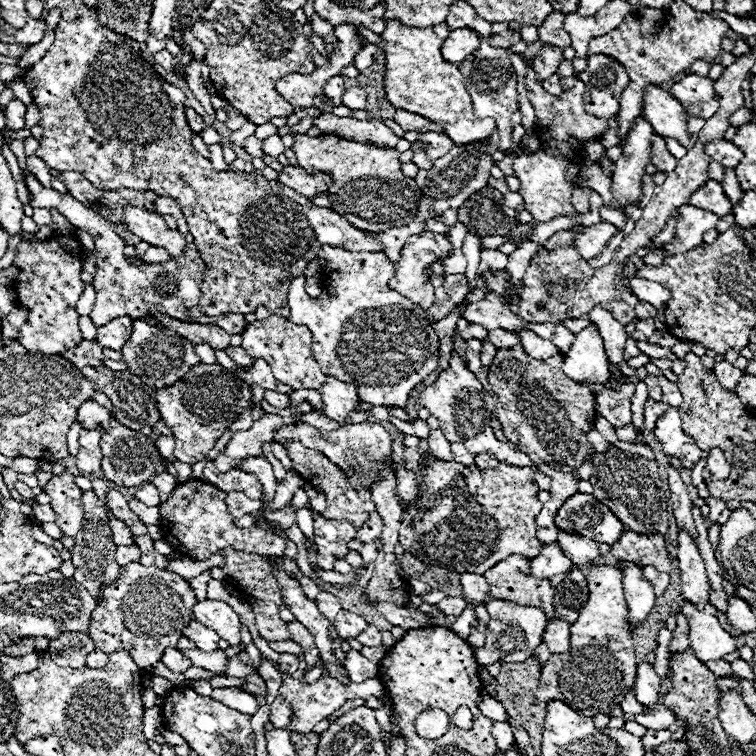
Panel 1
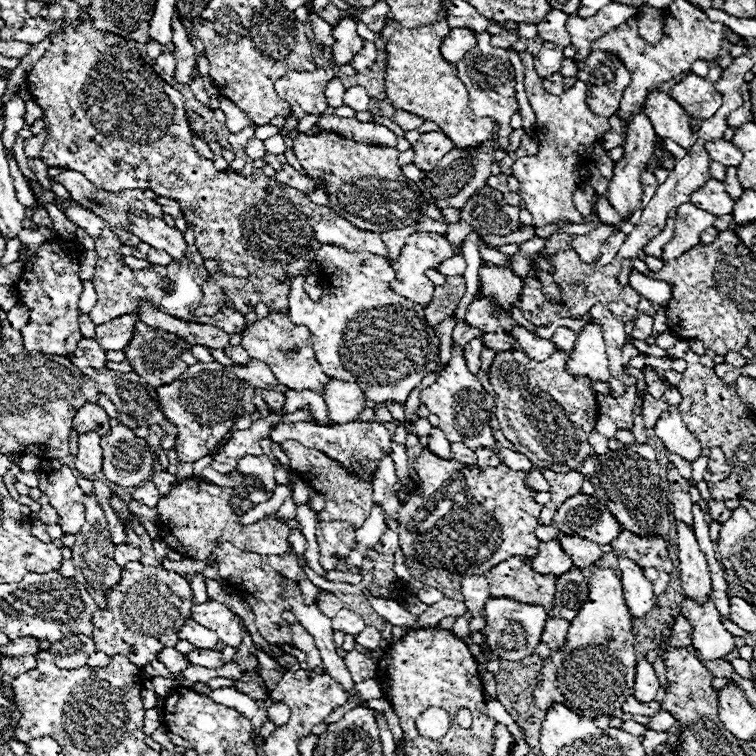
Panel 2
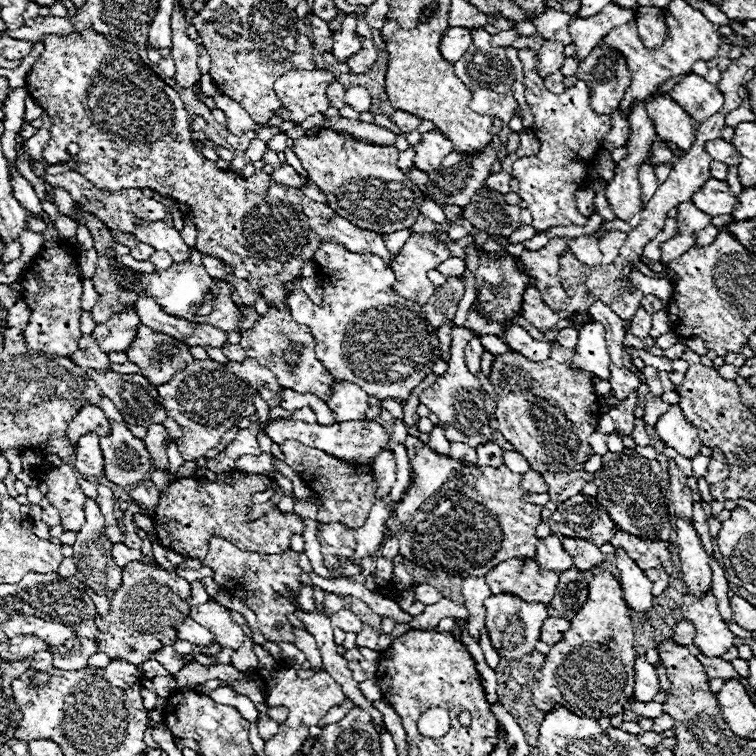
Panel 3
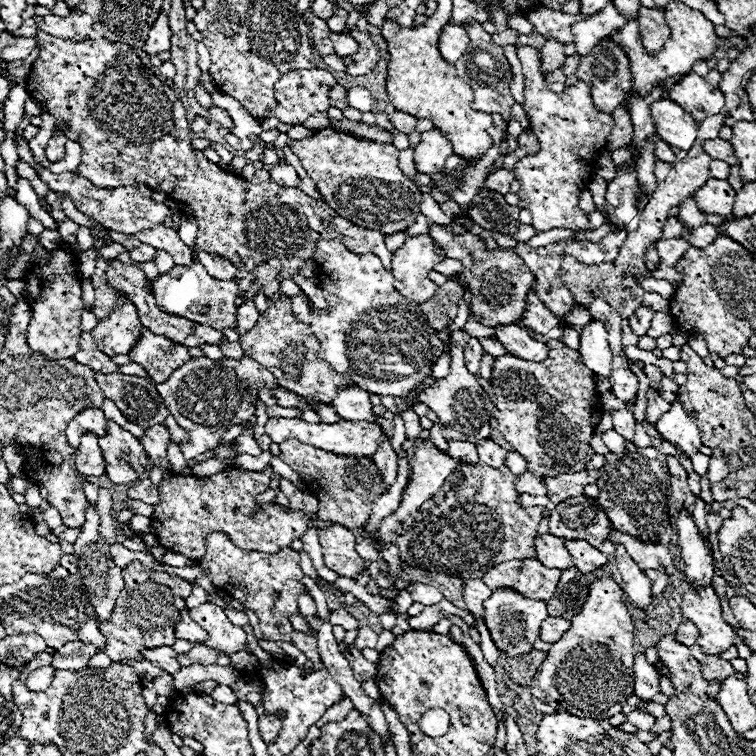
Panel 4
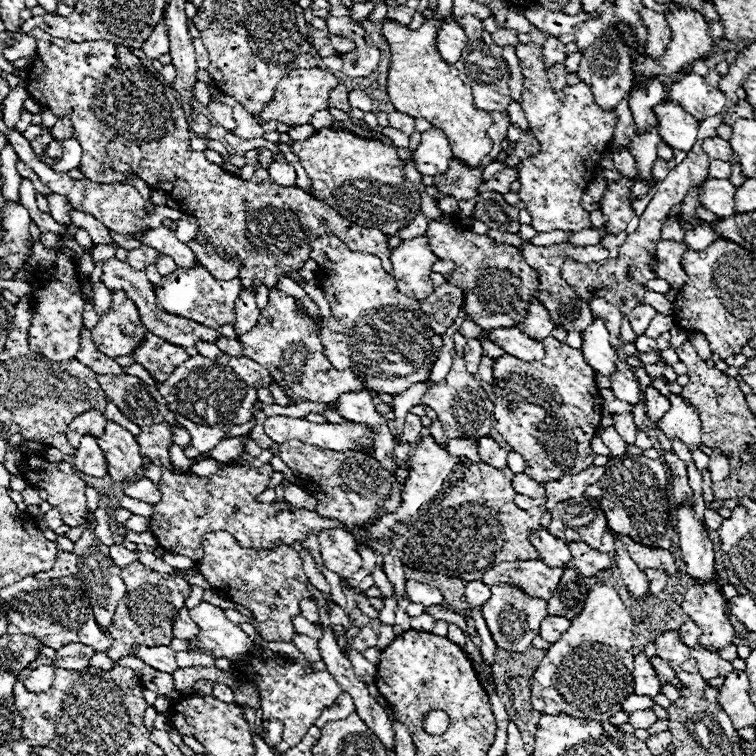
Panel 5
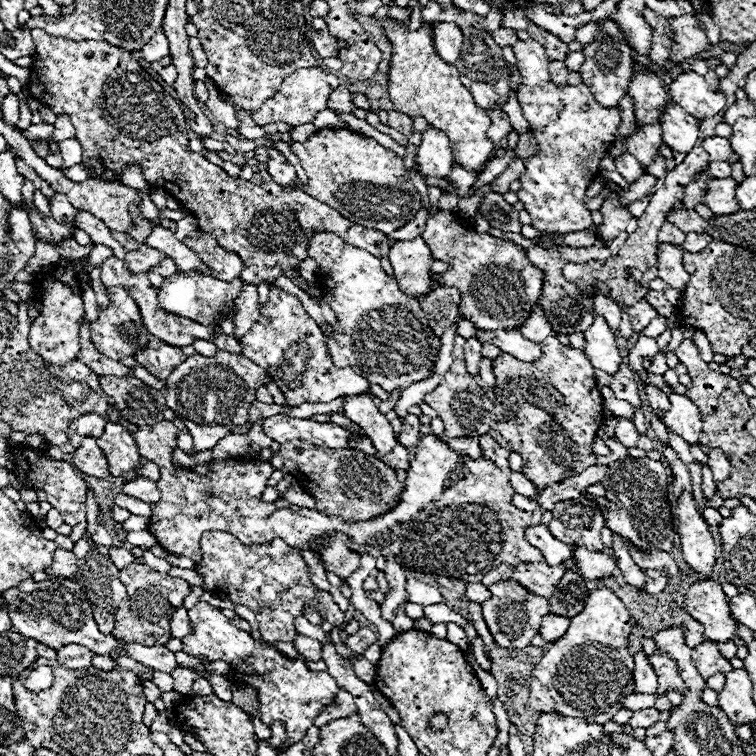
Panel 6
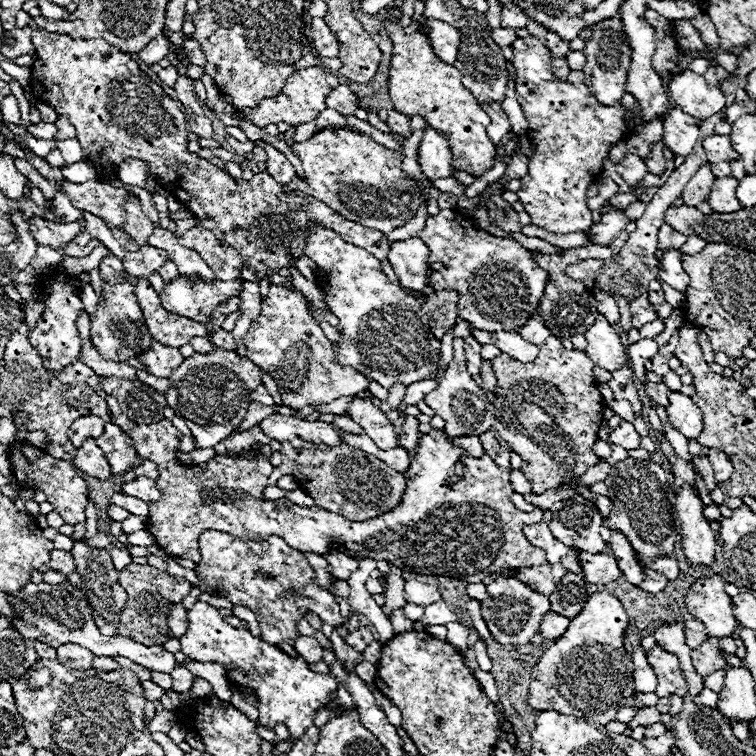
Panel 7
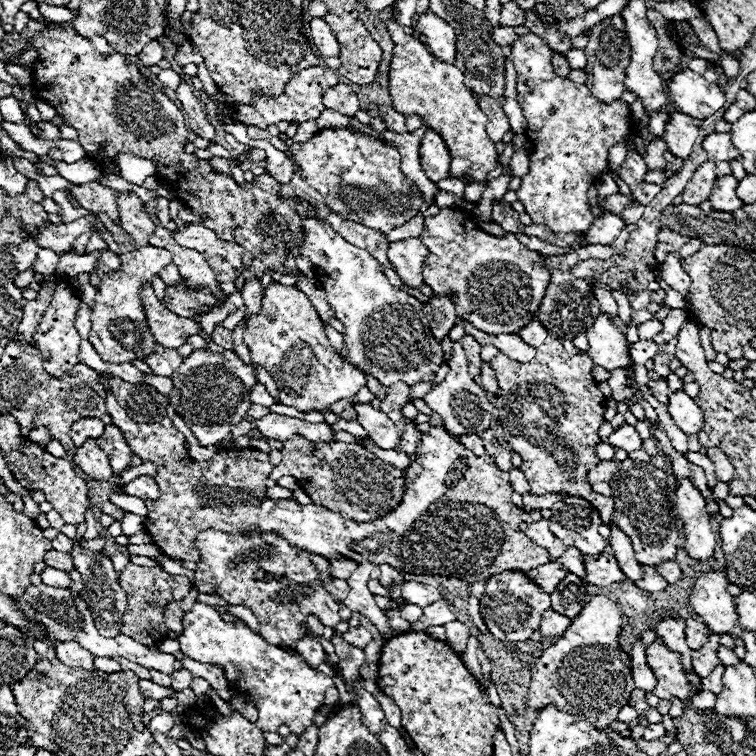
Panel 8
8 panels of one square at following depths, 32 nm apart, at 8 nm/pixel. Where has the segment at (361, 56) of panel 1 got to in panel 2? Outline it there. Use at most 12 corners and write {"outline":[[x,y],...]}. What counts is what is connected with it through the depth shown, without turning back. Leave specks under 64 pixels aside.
{"outline":[[364,40],[362,50],[352,58],[350,66],[364,72],[376,60],[376,48]]}

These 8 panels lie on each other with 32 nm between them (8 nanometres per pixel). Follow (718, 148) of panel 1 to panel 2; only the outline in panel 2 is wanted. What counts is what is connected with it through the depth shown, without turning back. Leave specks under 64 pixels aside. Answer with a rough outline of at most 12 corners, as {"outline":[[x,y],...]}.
{"outline":[[722,138],[706,142],[712,160],[738,166],[742,152]]}

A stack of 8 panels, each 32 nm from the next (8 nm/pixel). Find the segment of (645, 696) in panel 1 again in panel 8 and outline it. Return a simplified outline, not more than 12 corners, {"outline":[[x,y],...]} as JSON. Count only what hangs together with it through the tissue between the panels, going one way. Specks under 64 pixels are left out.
{"outline":[[640,640],[630,650],[636,688],[652,692],[656,676]]}

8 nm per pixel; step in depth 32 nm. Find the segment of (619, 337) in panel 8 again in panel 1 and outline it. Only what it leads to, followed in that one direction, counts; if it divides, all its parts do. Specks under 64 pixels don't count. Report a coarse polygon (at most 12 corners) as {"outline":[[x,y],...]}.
{"outline":[[594,326],[576,334],[562,370],[574,382],[604,384],[610,376]]}

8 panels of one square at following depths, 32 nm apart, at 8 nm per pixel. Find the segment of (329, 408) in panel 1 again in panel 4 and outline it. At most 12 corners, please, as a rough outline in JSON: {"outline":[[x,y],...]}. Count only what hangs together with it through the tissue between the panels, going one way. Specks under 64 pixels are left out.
{"outline":[[354,388],[338,392],[330,404],[342,420],[376,422],[370,394]]}

